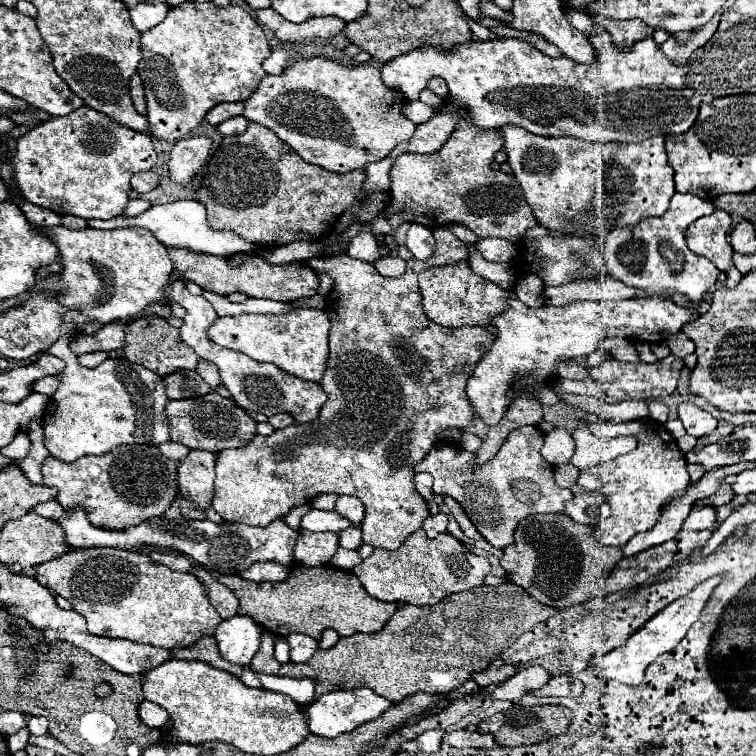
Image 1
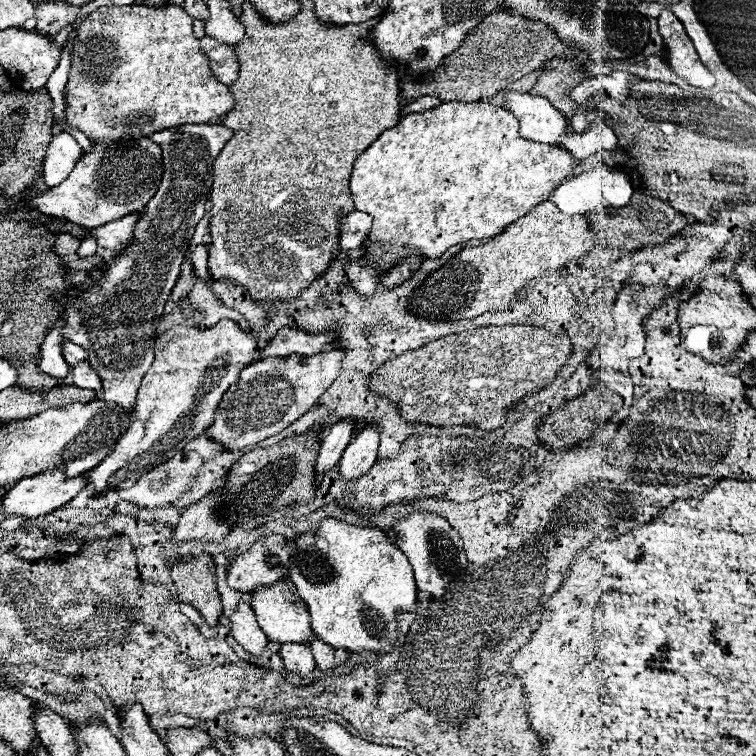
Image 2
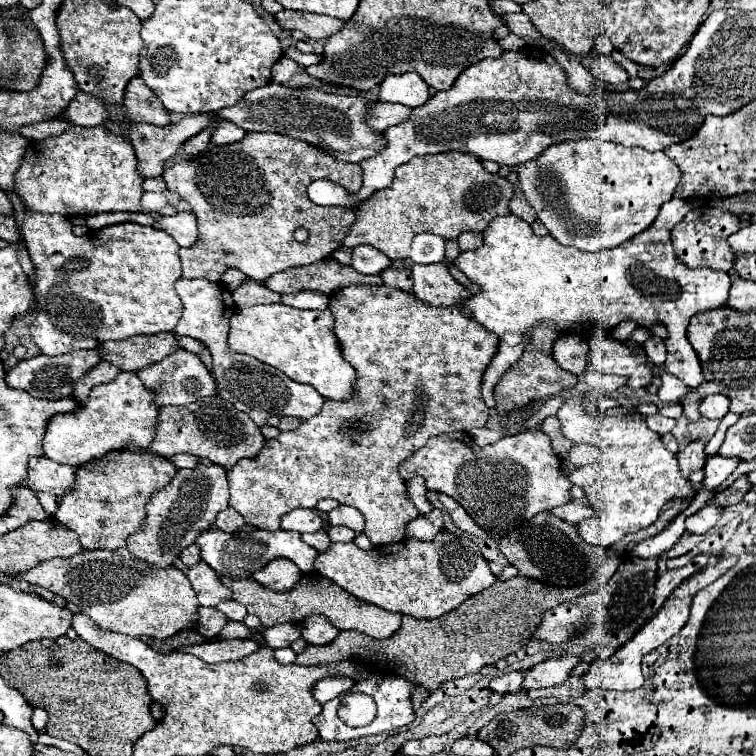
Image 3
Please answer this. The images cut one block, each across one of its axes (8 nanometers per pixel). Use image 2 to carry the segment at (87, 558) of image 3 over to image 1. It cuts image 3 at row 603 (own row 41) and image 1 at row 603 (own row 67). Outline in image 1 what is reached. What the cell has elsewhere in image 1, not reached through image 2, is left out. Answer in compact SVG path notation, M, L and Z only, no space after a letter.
M82 548L64 554L52 562L44 562L36 566L38 578L50 588L54 594L66 598L72 608L82 614L88 622L88 632L94 636L106 638L124 638L140 644L152 644L160 648L186 648L192 646L202 636L214 634L218 622L222 620L220 614L206 598L206 588L198 582L198 578L190 572L174 572L168 566L154 562L150 556L134 552L134 550L120 550L120 548Z

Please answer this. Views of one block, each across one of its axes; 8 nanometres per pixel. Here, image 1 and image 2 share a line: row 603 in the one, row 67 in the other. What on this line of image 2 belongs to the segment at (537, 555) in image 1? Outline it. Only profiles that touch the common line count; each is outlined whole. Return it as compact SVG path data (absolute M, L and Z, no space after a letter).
M562 58L548 60L538 72L540 72L538 80L532 86L530 94L548 98L552 106L566 118L566 132L574 132L572 116L578 104L570 98L570 90L588 80L590 74L582 70L578 60L562 60Z

